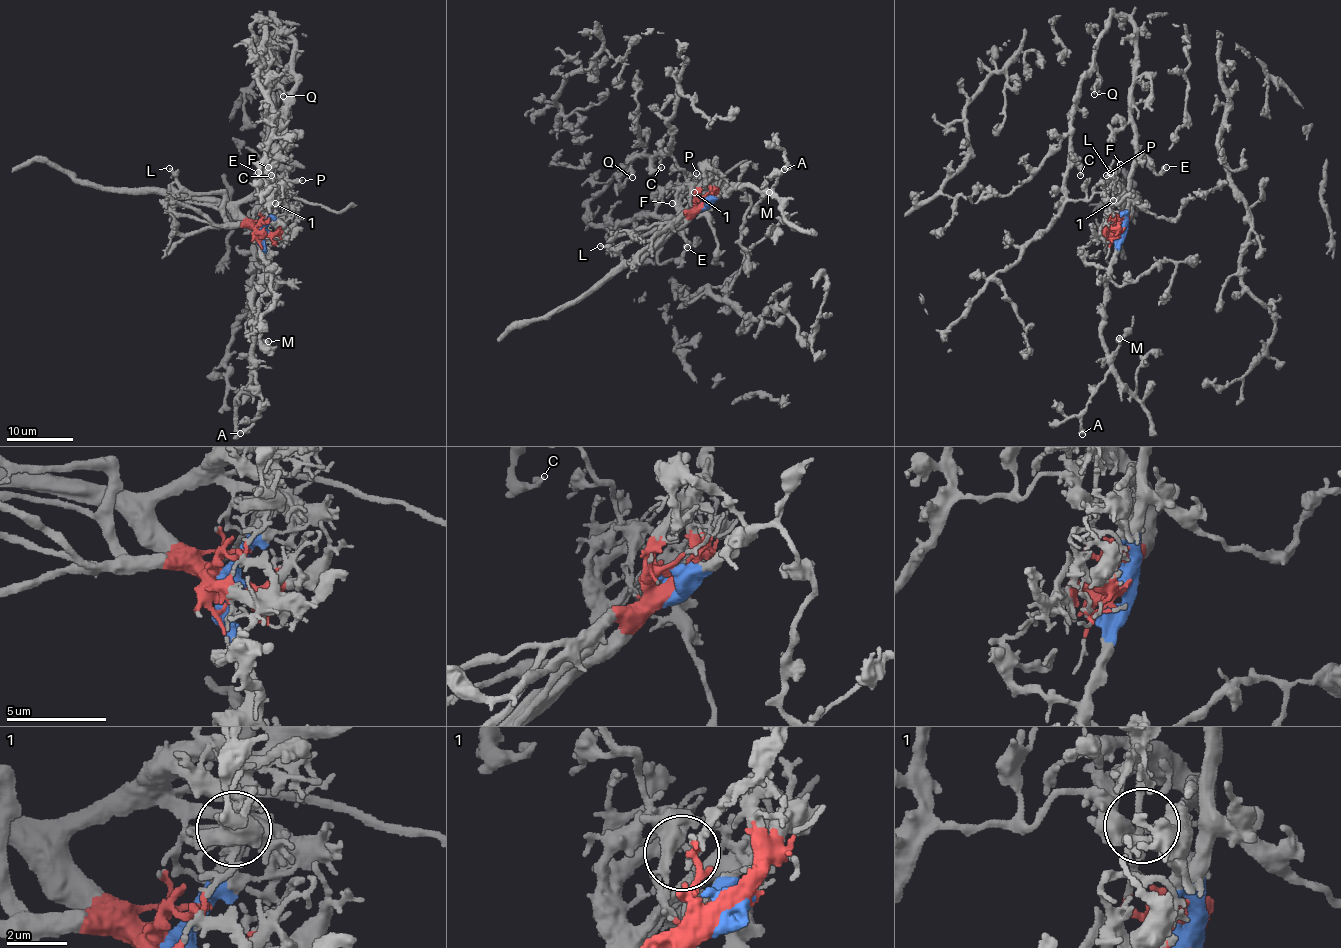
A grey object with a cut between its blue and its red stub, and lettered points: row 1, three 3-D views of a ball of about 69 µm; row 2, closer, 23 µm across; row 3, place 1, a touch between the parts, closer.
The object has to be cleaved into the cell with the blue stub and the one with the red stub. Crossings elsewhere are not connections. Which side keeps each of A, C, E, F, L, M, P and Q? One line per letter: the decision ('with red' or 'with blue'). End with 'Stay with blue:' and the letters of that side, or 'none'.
A: with blue
C: with blue
E: with blue
F: with red
L: with red
M: with blue
P: with red
Q: with blue
Stay with blue: A, C, E, M, Q

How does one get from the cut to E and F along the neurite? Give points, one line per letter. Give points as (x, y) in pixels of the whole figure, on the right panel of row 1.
E: (1120, 229), (1129, 198), (1129, 172), (1143, 154), (1157, 173), (1166, 166)
F: (1120, 229), (1111, 217), (1113, 178), (1121, 164)

